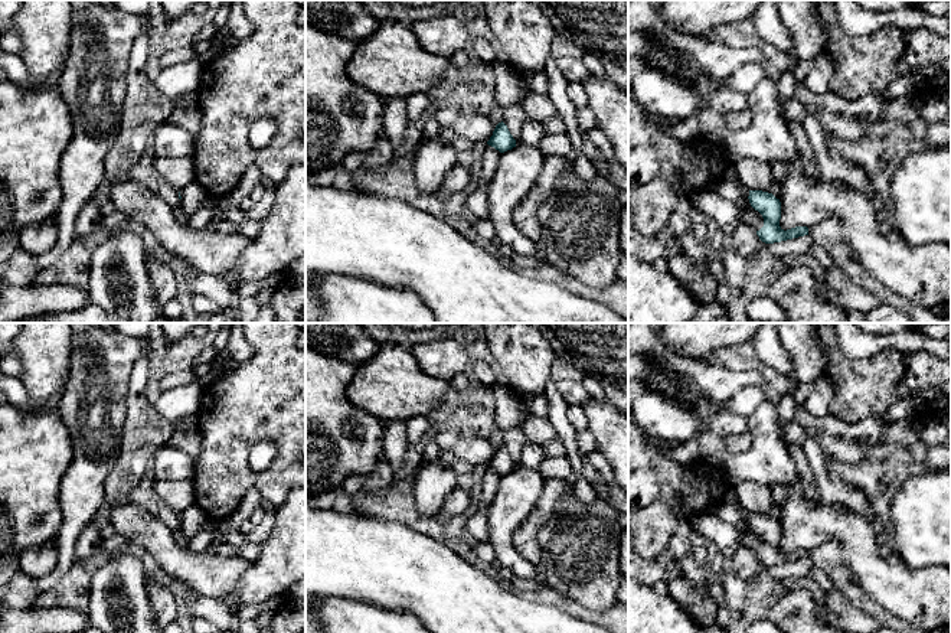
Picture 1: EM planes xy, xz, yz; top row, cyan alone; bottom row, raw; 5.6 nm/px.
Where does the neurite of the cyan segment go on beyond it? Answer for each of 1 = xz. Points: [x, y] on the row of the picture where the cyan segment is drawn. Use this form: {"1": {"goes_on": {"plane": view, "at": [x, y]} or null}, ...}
{"1": {"goes_on": null}}

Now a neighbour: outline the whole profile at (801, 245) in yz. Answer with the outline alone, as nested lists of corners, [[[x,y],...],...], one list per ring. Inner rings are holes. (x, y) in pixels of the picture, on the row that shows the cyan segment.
[[[804,235],[767,245],[768,249],[775,255],[781,255],[785,252],[810,254],[810,248],[814,245],[814,241],[808,235]]]

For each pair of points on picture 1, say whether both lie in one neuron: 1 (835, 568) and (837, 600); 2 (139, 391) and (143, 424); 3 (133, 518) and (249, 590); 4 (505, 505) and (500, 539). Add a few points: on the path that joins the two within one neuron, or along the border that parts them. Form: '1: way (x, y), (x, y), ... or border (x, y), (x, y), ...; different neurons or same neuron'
1: border (835, 587), (862, 610); different neurons
2: way (140, 400), (140, 415); same neuron
3: border (251, 563), (235, 586), (219, 600); different neurons
4: way (505, 514), (502, 531); same neuron

